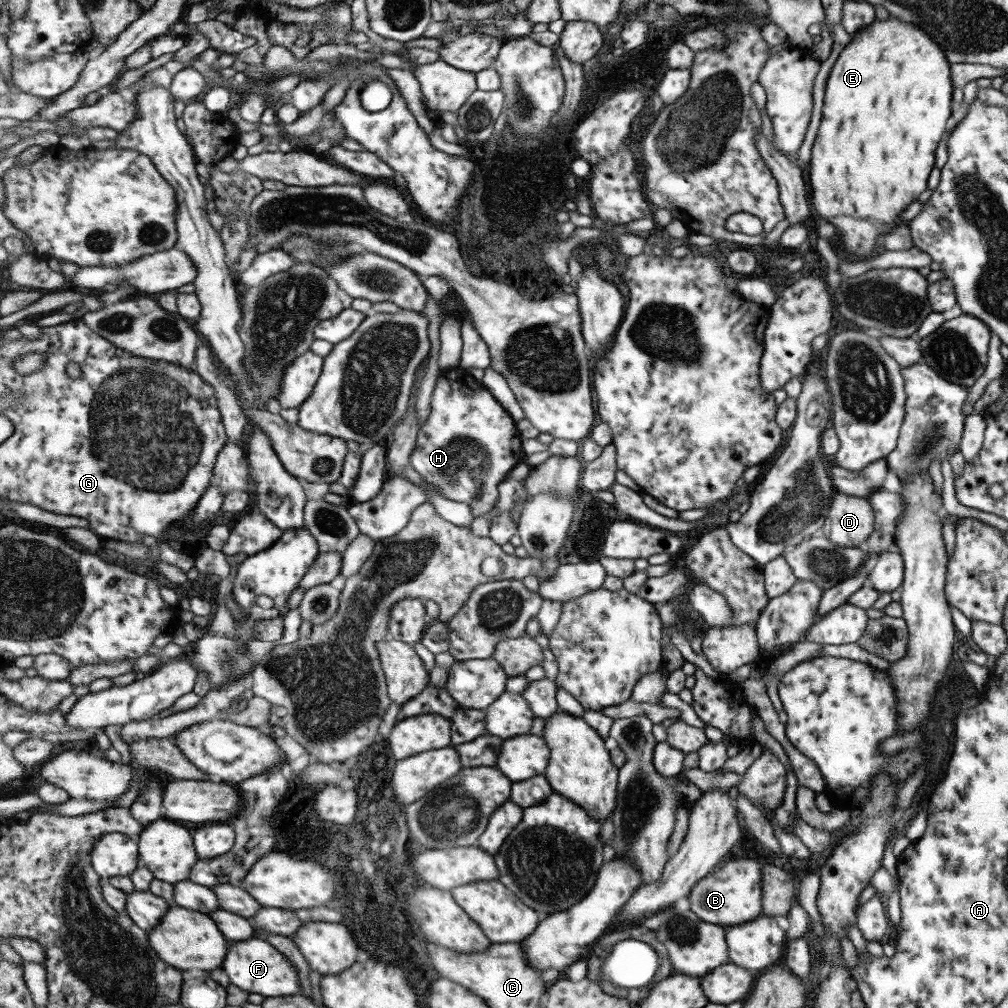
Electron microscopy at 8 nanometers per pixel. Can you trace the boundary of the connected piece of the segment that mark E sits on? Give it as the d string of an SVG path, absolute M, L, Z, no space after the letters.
M887 19L887 22L875 20L865 26L865 29L861 29L858 34L853 35L847 46L841 49L825 83L820 123L810 150L810 162L804 172L811 210L834 226L835 233L839 237L839 242L841 242L841 248L845 250L847 256L851 254L855 260L869 258L876 248L877 238L881 234L889 232L896 225L895 220L899 222L898 216L904 208L915 201L915 198L926 189L927 176L934 166L934 150L950 124L950 114L953 108L951 91L953 89L950 79L950 66L946 56L935 40L932 37L929 38L929 35L925 34L925 31L921 31L921 28L917 27L915 23L903 24L903 22L889 19Z

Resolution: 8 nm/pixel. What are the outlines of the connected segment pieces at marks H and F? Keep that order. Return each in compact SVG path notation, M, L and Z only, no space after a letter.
M464 368L446 370L439 375L430 406L429 417L417 438L411 466L427 482L434 484L446 498L469 504L473 516L479 518L497 504L501 482L525 458L523 439L517 430L516 420L512 417L512 410L505 409L496 396Z
M257 936L230 943L227 960L222 966L229 976L230 983L247 994L261 994L265 998L305 996L299 970L273 943Z

